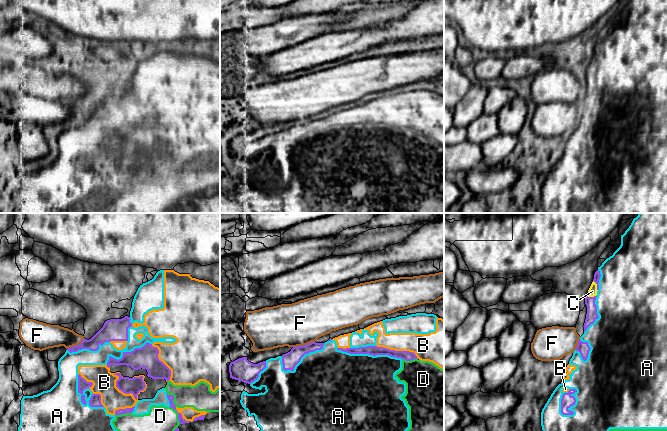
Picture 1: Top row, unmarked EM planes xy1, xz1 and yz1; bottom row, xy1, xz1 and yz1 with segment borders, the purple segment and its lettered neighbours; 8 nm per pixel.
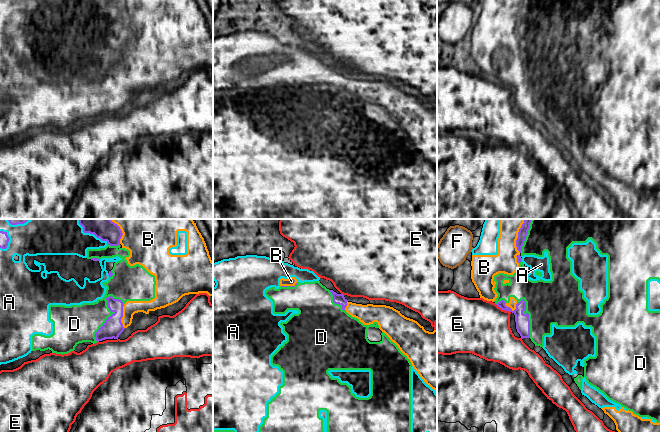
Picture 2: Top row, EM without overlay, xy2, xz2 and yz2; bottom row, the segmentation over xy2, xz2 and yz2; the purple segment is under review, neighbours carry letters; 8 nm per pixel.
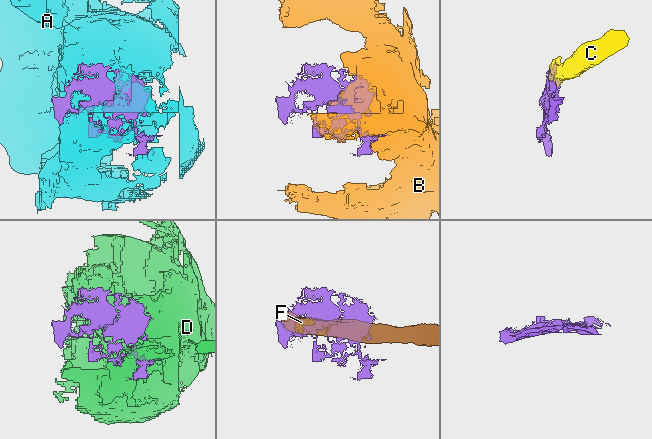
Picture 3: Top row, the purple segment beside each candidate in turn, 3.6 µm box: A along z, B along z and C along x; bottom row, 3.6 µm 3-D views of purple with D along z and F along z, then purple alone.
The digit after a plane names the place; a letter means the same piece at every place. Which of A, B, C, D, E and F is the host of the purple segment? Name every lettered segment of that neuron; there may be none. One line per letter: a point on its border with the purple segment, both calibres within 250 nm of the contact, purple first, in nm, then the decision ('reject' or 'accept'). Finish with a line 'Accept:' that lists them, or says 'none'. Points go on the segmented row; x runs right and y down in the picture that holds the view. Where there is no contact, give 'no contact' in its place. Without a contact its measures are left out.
A: xy1 (84, 396) | 80/360 nm | reject
B: xy1 (126, 393) | 130/190 nm | reject
C: yz1 (597, 285) | 60/70 nm | accept
D: xy2 (108, 317) | 160/300 nm | reject
E: yz2 (503, 309) | 110/440 nm | reject
F: xz1 (304, 345) | 130/340 nm | reject
Accept: C

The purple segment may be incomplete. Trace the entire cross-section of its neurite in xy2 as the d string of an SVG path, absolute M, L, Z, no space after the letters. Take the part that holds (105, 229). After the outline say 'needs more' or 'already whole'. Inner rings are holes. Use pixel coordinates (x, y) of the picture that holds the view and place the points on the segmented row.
M79 219L84 233L94 234L110 246L120 245L123 235L120 227L110 219Z; already whole

